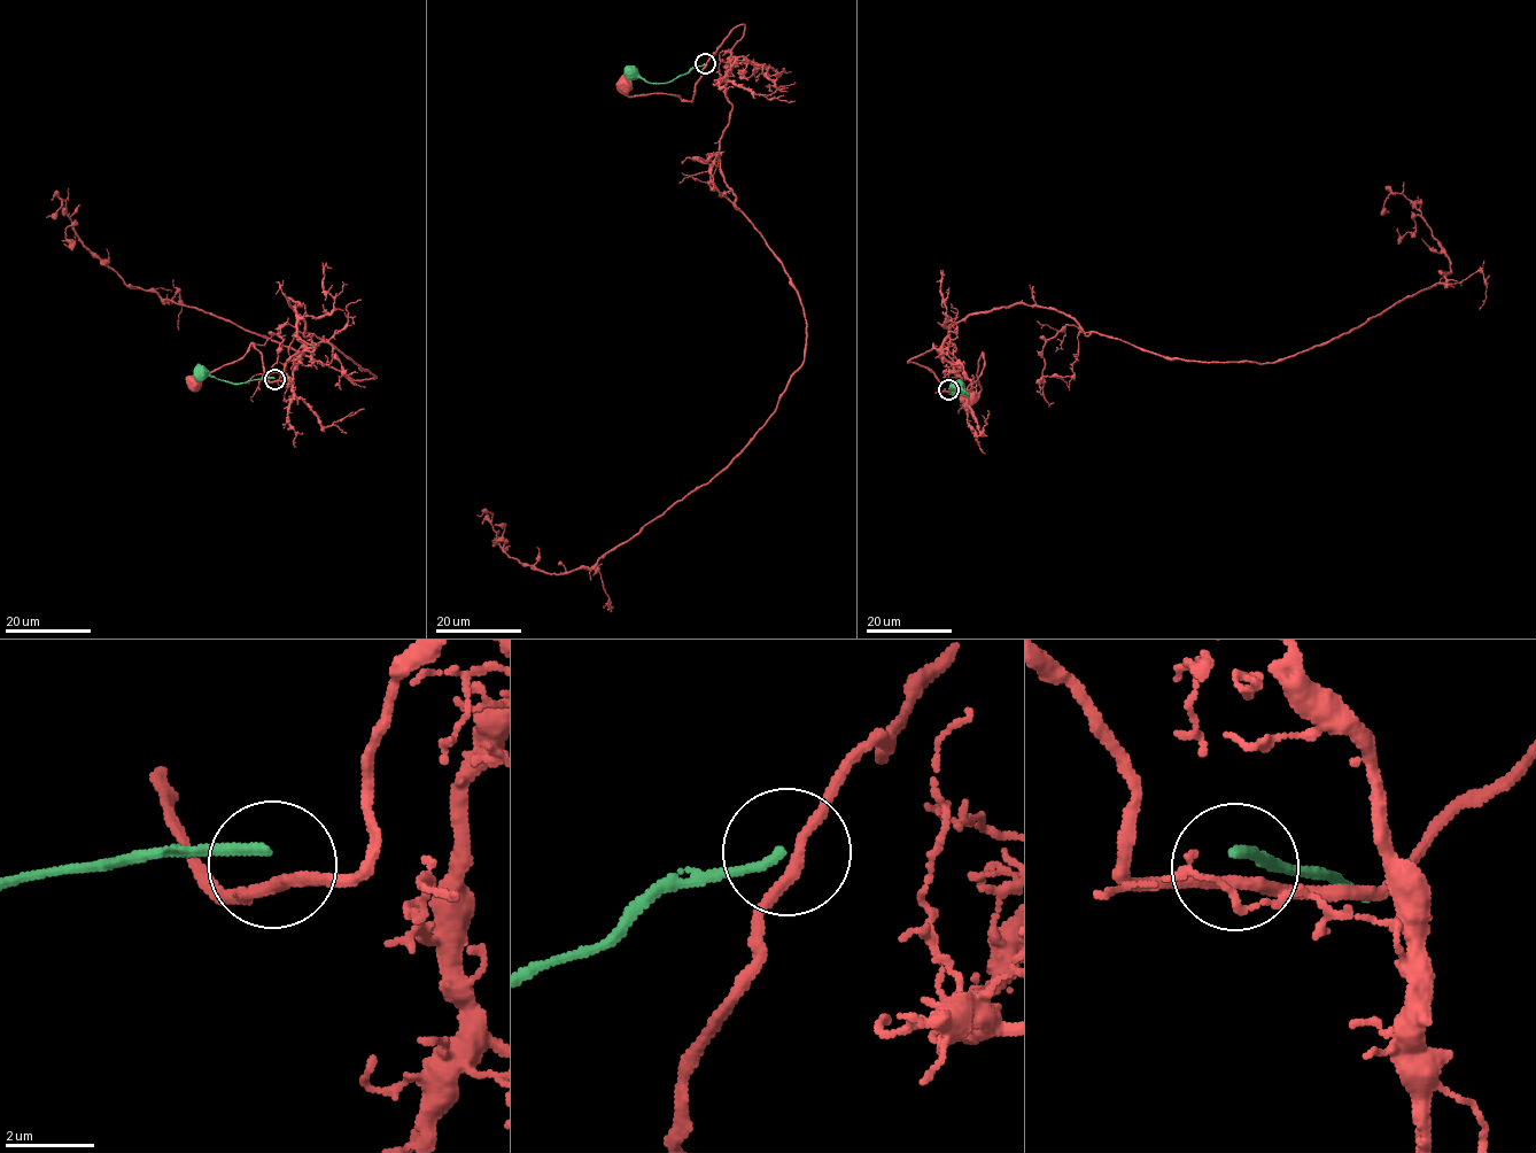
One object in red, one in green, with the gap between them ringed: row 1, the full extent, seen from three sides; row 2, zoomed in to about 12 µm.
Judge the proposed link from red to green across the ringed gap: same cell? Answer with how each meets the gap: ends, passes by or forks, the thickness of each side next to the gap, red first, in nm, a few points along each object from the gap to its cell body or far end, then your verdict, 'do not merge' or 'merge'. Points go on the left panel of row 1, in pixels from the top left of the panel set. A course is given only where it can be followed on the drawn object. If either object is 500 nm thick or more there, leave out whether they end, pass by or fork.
red passes by; green ends; calibres 260 and 220 nm; course red (274, 380), (271, 382), (265, 374), (261, 354), (251, 343), (237, 361), (199, 376), (189, 381), (193, 382); course green (274, 378), (234, 384), (199, 374); do not merge

